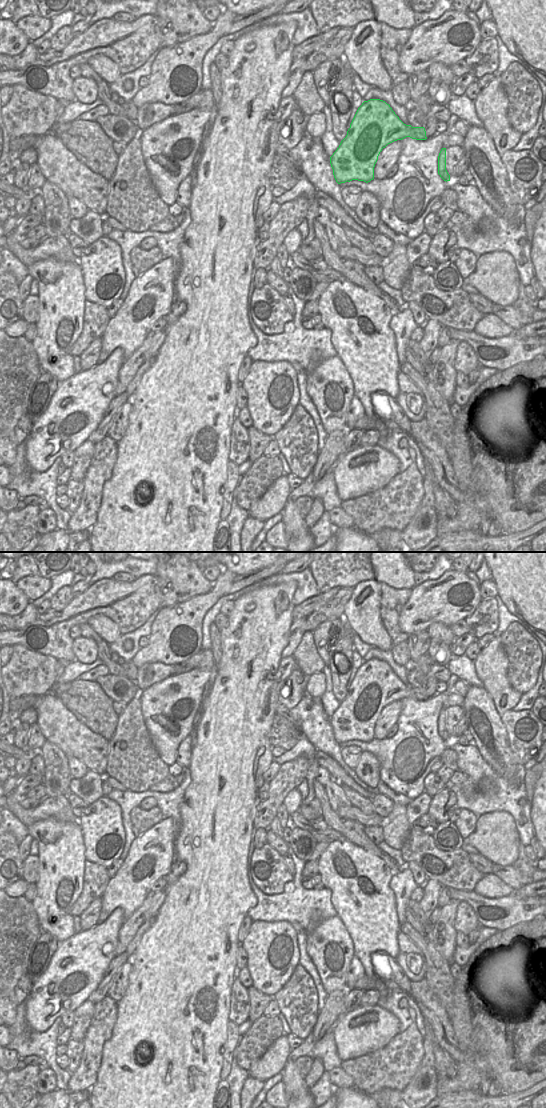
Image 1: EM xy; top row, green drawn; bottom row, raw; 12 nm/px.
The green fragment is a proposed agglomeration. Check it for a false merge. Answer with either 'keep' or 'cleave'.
keep

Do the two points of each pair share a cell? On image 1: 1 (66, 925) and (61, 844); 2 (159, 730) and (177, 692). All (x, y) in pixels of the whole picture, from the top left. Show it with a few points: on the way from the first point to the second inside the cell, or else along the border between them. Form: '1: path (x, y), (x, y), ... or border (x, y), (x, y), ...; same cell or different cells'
1: border (69, 913), (50, 916), (42, 921); different cells
2: path (164, 721), (168, 707), (174, 701); same cell

